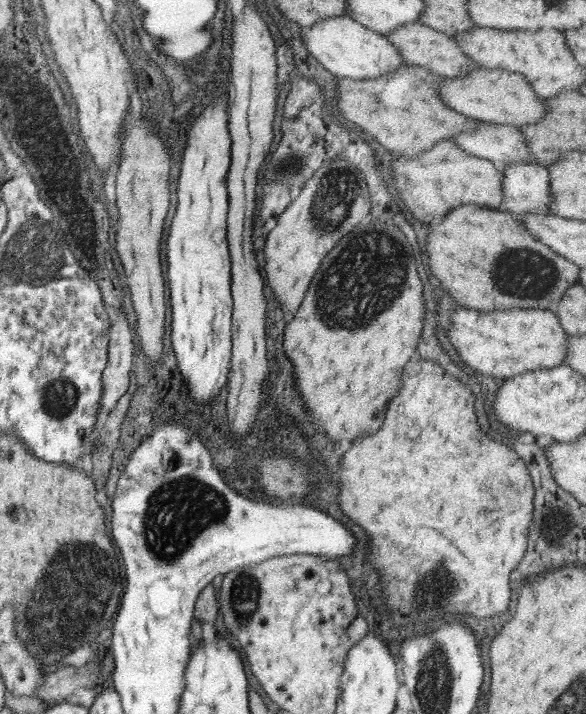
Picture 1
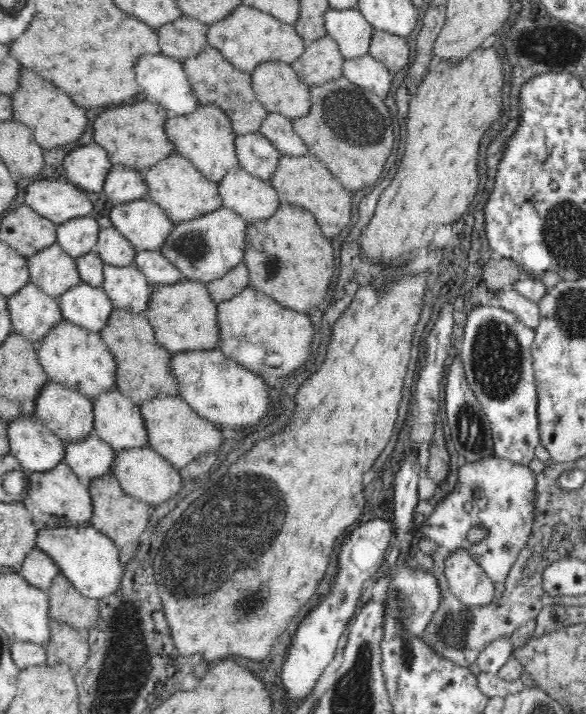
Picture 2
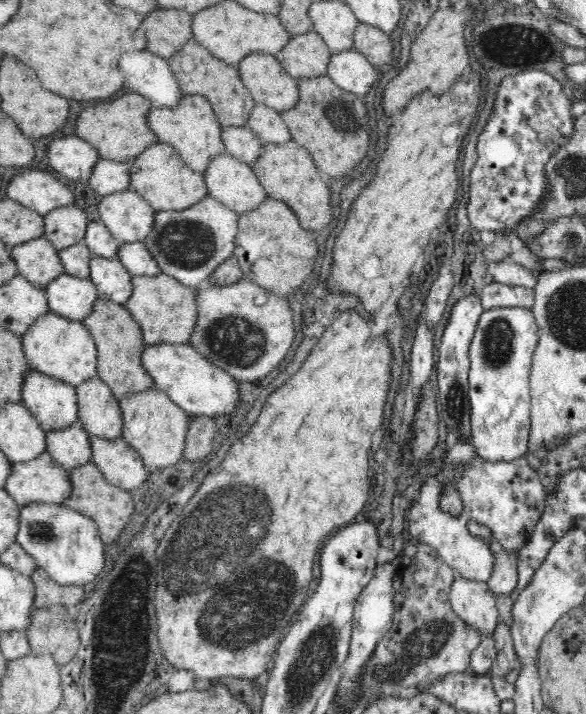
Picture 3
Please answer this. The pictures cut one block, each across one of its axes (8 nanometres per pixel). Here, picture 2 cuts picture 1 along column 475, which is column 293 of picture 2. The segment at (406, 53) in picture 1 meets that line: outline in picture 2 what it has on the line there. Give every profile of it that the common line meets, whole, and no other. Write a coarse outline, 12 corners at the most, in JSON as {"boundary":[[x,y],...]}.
{"boundary":[[307,42],[290,65],[312,86],[343,76],[337,42]]}

